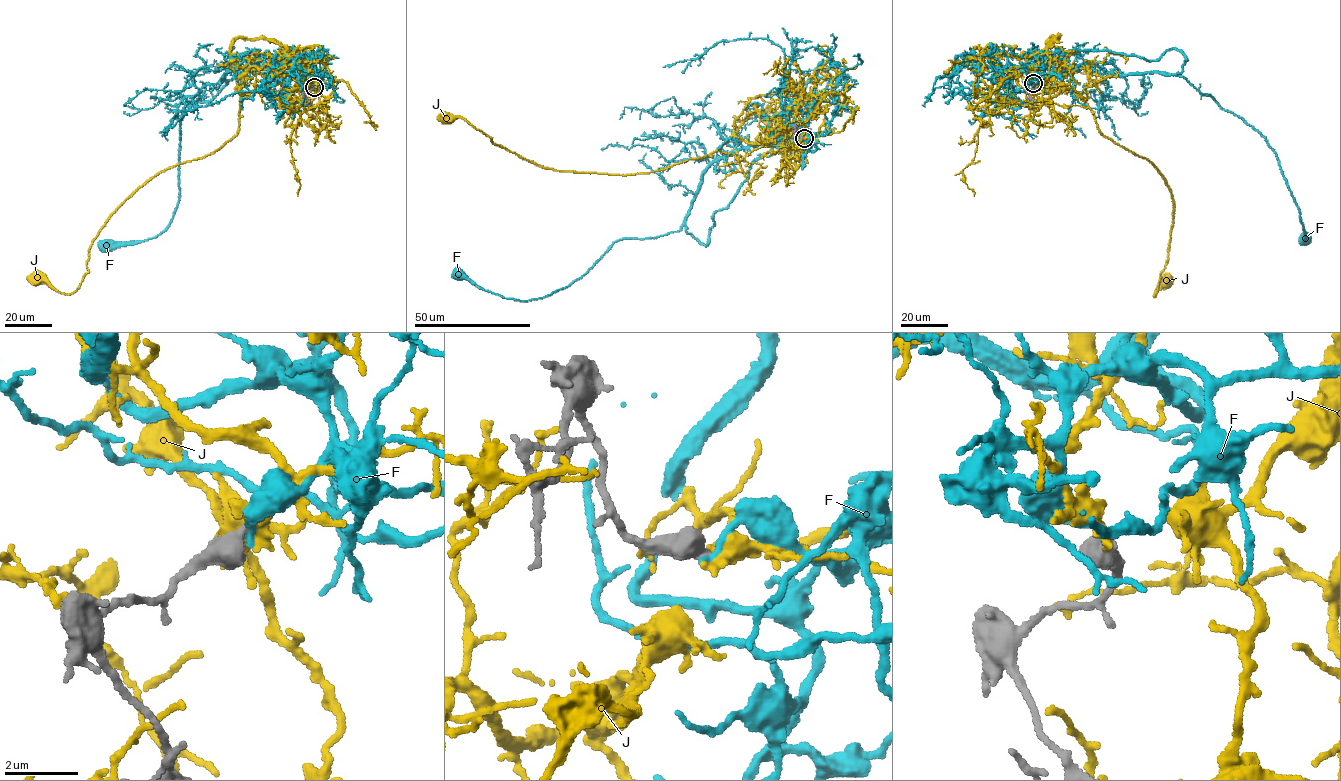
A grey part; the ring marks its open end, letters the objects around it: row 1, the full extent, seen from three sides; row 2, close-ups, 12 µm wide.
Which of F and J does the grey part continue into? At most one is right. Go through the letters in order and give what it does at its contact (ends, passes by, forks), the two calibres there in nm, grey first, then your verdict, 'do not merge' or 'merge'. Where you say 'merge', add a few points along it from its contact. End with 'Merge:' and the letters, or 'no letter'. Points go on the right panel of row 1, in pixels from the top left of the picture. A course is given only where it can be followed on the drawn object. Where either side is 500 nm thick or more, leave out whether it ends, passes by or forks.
F: calibres 550 and 190 nm; do not merge
J: calibres 380 and 650 nm; do not merge
Merge: no letter

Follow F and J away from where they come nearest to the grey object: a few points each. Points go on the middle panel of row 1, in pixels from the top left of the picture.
F: (804, 138), (728, 152), (703, 174), (682, 228), (620, 238), (550, 294), (504, 298), (460, 275)
J: (804, 138), (807, 145), (781, 141), (754, 113), (708, 155), (612, 175), (541, 166), (446, 117)

